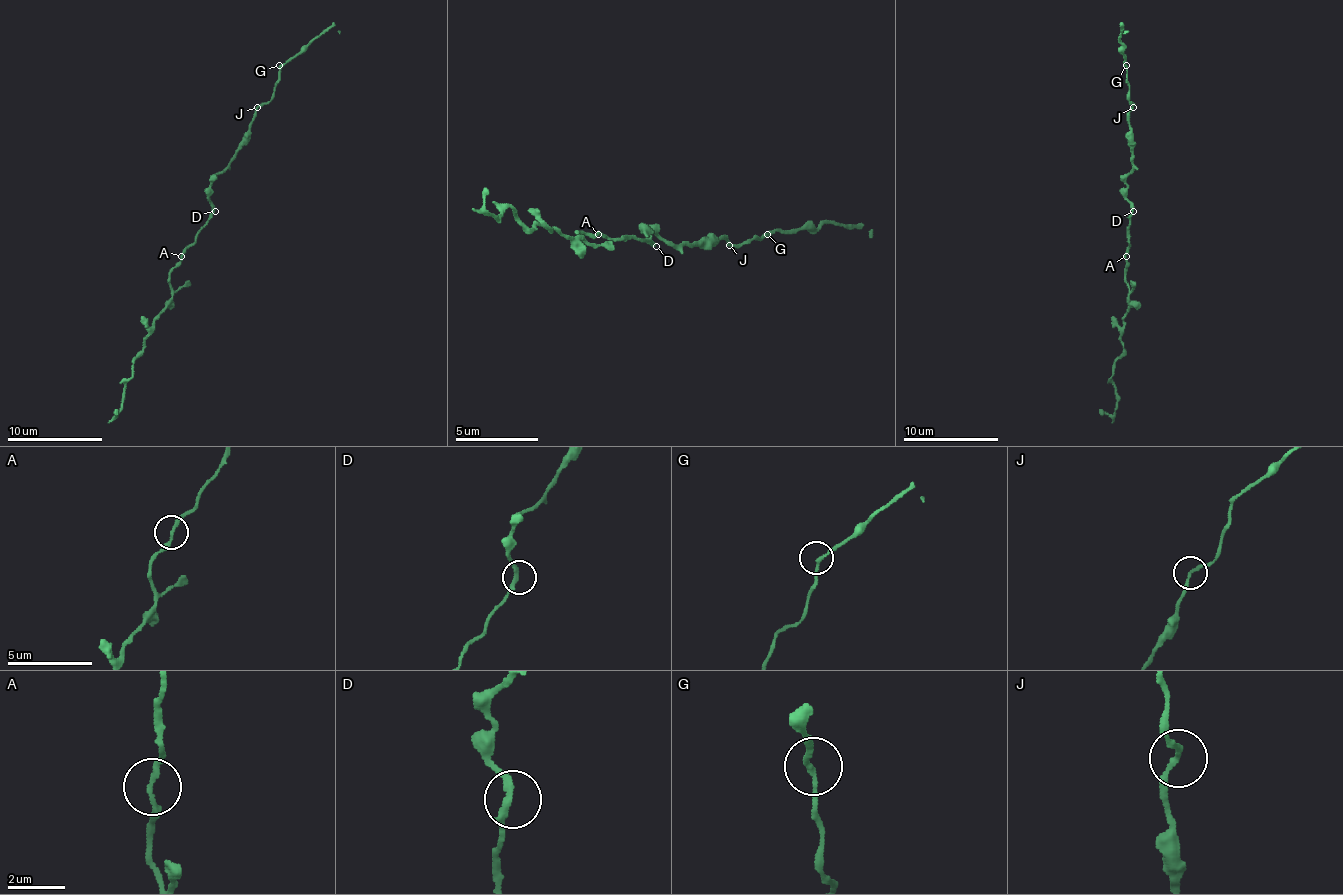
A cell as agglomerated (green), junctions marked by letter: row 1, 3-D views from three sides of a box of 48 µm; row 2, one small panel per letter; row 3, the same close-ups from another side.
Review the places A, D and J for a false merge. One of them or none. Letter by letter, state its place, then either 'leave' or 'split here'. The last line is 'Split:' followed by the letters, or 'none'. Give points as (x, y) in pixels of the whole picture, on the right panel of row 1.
A: place (1126, 256); leave
D: place (1133, 211); leave
J: place (1133, 107); leave
Split: none

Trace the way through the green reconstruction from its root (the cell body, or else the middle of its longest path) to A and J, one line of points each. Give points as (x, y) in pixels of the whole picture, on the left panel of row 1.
A: (212, 211), (195, 242), (181, 256)
J: (212, 211), (210, 182), (231, 160), (258, 108)

